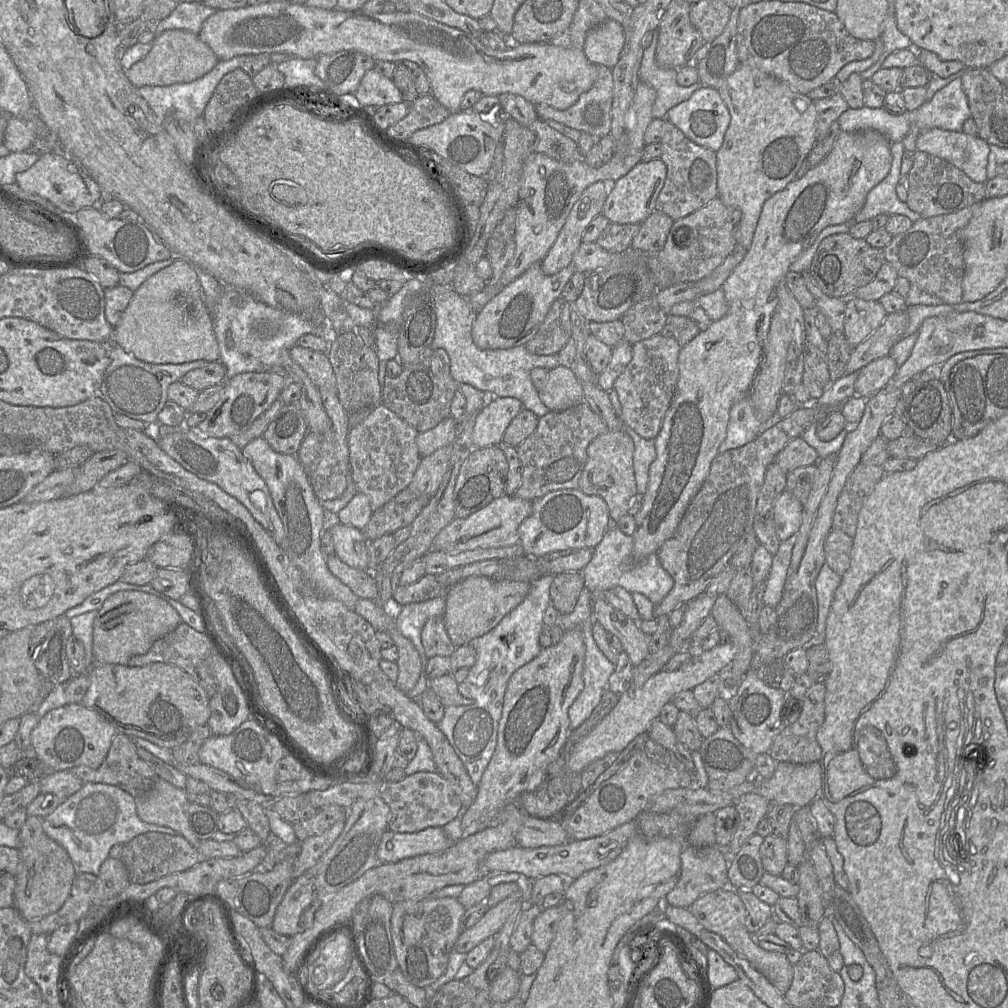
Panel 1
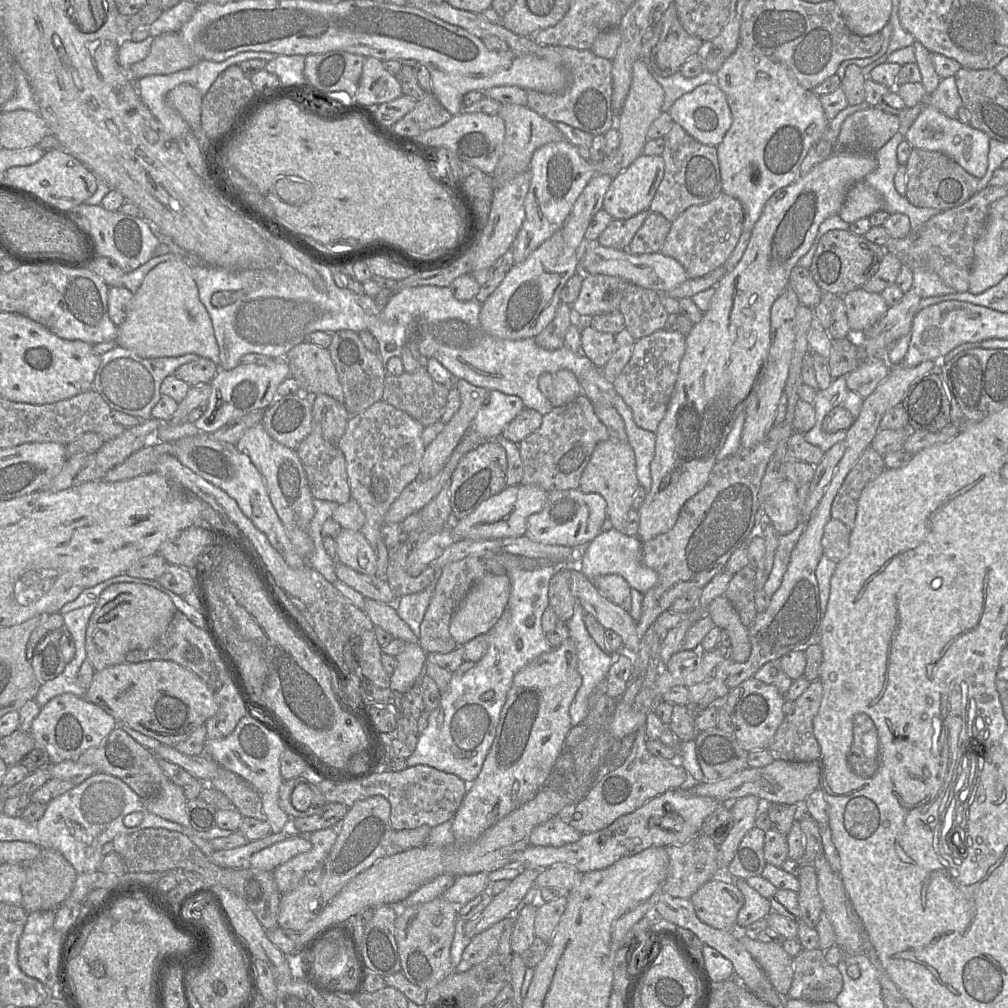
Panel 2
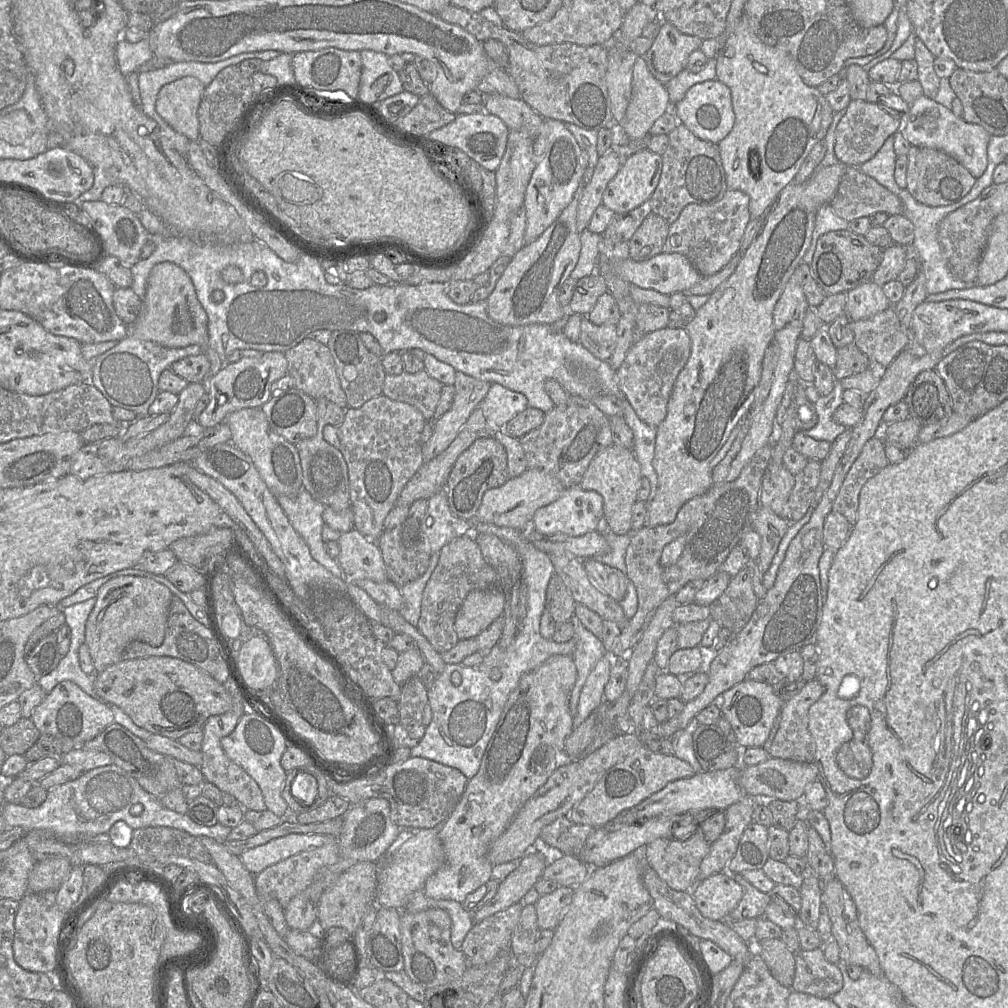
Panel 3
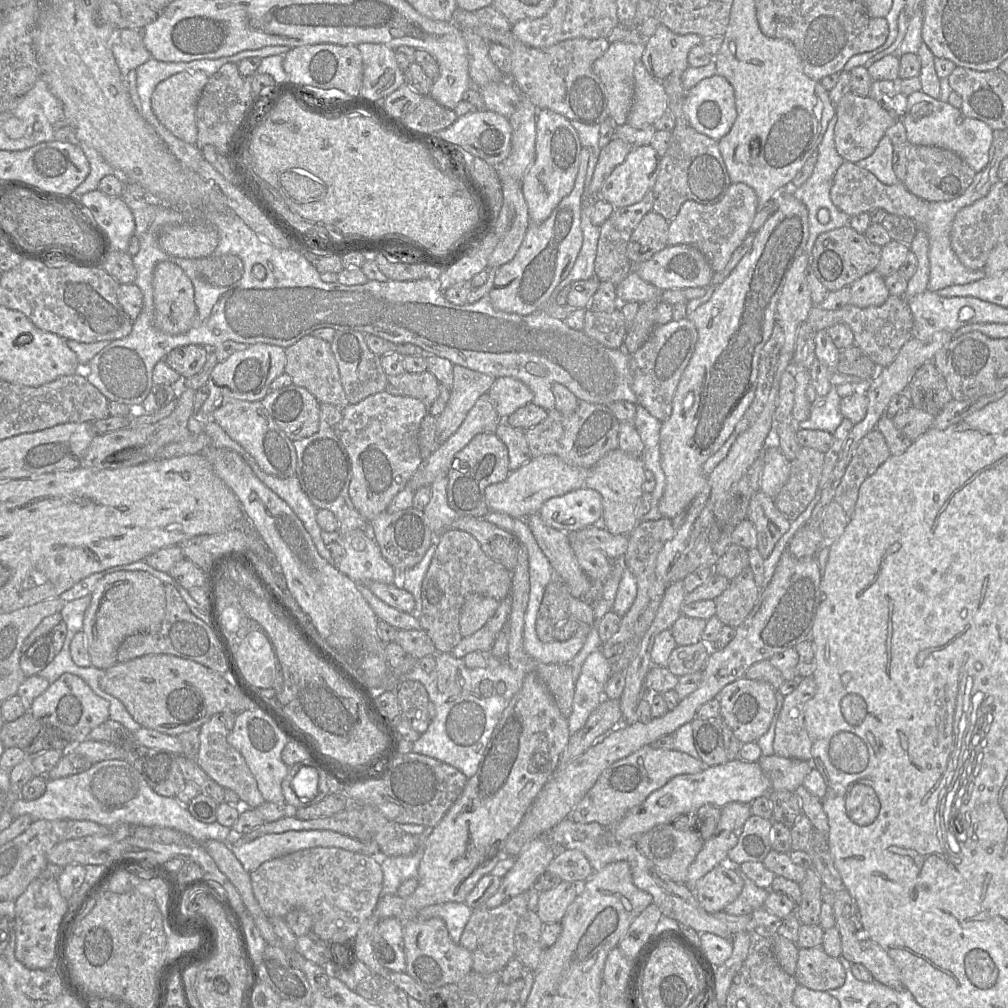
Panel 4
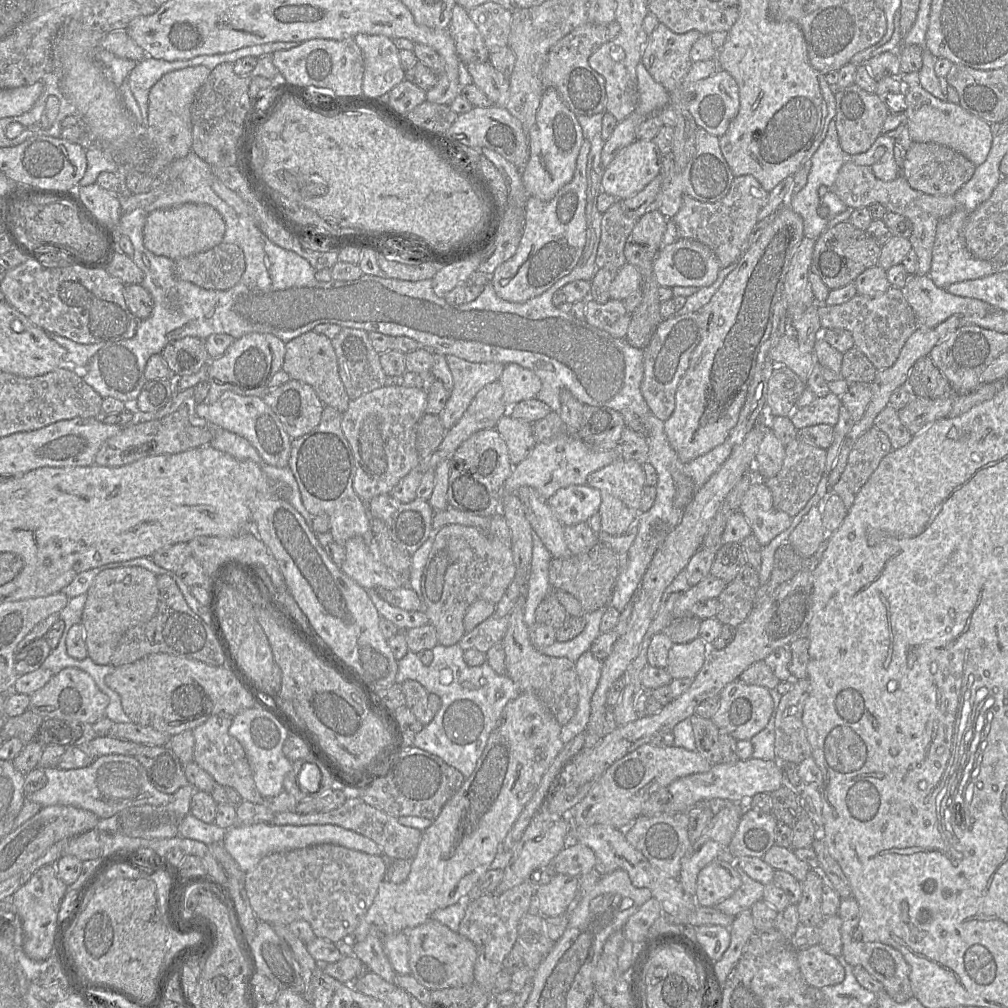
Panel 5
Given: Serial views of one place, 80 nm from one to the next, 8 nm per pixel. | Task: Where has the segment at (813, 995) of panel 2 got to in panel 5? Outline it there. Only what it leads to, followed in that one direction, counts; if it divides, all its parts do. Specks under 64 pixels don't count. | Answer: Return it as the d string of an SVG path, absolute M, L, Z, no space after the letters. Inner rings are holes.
M813 945L797 951L798 965L810 987L822 988L836 985L845 978L844 967L837 957L827 953L821 945Z

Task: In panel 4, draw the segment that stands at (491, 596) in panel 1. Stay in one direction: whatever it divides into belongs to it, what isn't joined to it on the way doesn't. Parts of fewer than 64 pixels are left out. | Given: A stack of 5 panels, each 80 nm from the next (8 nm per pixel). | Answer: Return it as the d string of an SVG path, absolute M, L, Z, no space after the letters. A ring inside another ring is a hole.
M481 595L469 596L460 611L459 629L463 638L481 629L496 612L500 601Z

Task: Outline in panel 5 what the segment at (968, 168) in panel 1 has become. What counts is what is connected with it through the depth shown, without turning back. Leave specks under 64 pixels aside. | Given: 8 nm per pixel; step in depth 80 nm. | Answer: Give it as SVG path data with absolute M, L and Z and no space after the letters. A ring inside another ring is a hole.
M920 84L905 86L904 94L907 104L906 124L912 142L933 142L947 146L964 155L975 166L985 162L992 145L988 122L969 113L959 104L939 100Z

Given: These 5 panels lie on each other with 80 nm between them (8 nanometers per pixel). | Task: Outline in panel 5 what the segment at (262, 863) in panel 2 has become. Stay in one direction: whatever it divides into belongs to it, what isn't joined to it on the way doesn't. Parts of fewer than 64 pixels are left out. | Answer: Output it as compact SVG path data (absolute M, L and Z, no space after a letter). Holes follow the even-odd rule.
M256 823L247 826L234 825L227 830L222 844L244 873L255 867L262 858L271 853L290 851L318 844L335 844L370 855L381 856L383 854L381 848L371 839L333 824L275 825L272 823Z

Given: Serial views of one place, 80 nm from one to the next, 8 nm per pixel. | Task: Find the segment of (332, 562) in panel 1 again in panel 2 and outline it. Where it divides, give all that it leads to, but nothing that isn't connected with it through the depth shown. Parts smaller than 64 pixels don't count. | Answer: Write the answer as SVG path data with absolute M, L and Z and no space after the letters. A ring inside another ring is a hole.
M335 562L337 578L362 594L381 603L389 603L395 600L395 595L386 579L377 578L375 575L367 575L352 568Z

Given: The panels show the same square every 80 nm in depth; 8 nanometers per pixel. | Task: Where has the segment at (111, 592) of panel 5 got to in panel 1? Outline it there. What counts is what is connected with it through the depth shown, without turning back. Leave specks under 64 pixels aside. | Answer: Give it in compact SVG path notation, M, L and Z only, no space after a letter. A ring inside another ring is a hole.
M121 590L111 596L109 596L103 603L102 607L98 610L97 615L93 622L93 643L92 643L92 652L93 652L93 665L94 664L120 664L128 665L128 661L131 657L135 655L145 654L154 644L156 640L165 636L166 634L173 631L180 623L182 622L178 612L164 599L161 599L153 594L143 592L140 590Z

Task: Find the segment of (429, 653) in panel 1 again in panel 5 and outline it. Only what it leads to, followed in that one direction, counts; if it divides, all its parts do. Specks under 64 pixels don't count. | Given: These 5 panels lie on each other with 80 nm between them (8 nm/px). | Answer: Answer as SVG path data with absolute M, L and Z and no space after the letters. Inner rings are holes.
M501 512L490 518L490 534L484 535L478 529L460 524L442 527L435 536L421 577L422 609L437 634L438 644L451 646L464 636L463 620L468 607L477 600L497 604L516 575L511 549L511 533Z

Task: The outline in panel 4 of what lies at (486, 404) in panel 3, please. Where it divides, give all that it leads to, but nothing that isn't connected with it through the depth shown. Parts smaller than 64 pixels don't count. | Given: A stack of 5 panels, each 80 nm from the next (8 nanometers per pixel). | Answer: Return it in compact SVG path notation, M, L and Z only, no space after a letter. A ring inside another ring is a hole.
M513 377L497 378L488 394L502 420L533 400L529 387Z

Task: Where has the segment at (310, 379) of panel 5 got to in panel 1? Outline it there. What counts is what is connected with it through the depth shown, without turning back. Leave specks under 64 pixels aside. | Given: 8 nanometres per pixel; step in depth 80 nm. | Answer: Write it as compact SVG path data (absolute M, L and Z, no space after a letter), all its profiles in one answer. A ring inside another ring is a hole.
M294 345L290 349L292 359L307 373L317 387L326 387L337 393L336 376L325 352L318 352Z

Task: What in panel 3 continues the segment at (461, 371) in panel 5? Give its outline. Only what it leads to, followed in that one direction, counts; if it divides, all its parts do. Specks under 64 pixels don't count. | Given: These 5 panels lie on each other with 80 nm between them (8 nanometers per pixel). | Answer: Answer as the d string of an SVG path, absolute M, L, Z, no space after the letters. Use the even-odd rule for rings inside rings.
M456 370L454 386L455 396L451 408L434 421L433 434L423 445L425 462L432 460L449 447L466 424L471 413L485 399L491 383Z

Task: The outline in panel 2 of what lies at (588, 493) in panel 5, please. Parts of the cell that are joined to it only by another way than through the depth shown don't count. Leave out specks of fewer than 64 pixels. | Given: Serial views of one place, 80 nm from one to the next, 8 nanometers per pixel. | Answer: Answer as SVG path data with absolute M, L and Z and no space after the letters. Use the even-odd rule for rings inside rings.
M580 489L551 491L543 509L528 517L525 535L535 542L550 545L589 544L601 533L606 518L607 503L600 494L587 494Z

